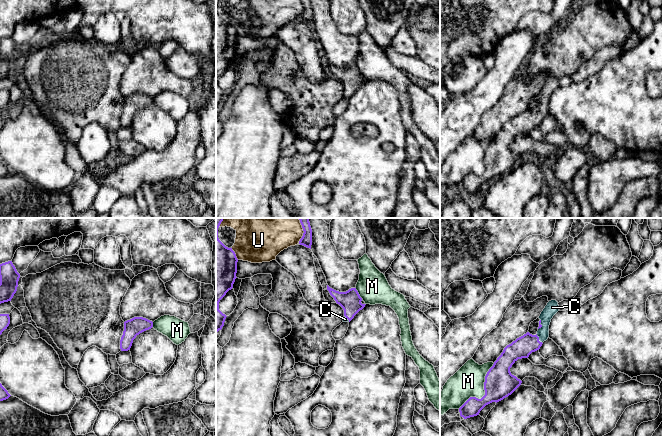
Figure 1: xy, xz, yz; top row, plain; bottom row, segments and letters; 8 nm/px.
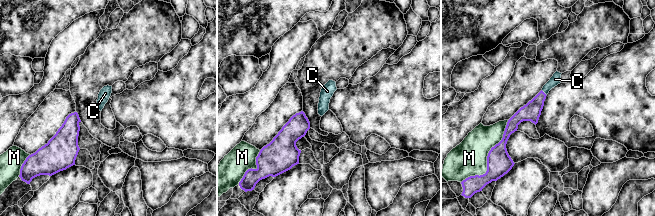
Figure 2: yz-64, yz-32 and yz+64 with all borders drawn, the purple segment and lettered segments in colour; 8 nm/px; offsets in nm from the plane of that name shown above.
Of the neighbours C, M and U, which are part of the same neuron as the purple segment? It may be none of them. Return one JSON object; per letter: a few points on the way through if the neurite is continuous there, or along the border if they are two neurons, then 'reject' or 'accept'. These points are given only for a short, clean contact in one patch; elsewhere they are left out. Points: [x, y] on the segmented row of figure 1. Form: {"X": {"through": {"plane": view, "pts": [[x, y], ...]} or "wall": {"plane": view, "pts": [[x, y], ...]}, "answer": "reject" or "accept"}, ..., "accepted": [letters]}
{"C": {"through": {"plane": "yz", "pts": [[522, 347], [538, 339], [549, 311]]}, "answer": "accept"}, "M": {"answer": "reject"}, "U": {"answer": "reject"}, "accepted": ["C"]}

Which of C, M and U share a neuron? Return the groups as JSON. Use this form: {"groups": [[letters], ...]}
{"groups": [["C"], ["M"], ["U"]]}

